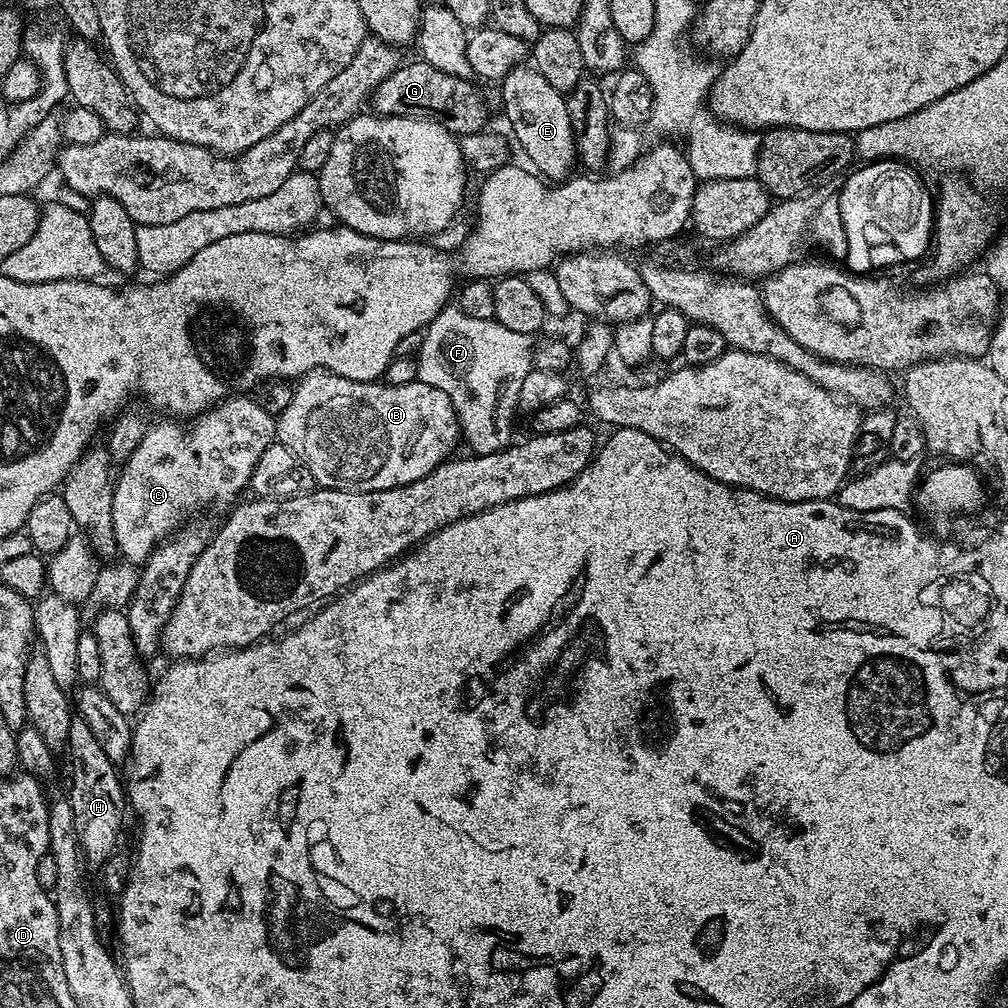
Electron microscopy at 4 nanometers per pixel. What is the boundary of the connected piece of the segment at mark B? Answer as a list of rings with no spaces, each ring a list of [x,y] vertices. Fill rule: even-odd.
[[[324,369],[299,377],[290,404],[276,418],[276,437],[313,474],[317,487],[347,492],[373,492],[408,485],[426,477],[452,454],[458,438],[459,420],[448,394],[426,383],[387,385],[358,382]]]

